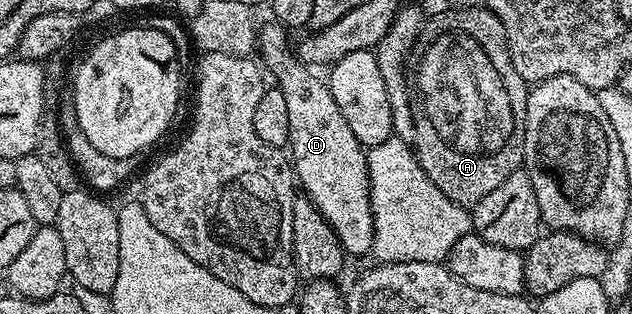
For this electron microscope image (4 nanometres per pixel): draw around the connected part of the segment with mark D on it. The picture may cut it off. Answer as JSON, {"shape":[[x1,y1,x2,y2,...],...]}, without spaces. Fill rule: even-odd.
{"shape":[[278,23,264,24,259,30,257,53,263,56,261,65,268,74,275,76,274,84,285,95,289,111,289,160,295,170,298,184,308,201,317,207,317,211,327,220,329,227,337,235,344,254,359,257,370,254,375,228,371,214,371,192,369,191,369,167,367,166,367,149,359,142,357,135,345,123,341,107,333,99,328,82,318,81,312,70,300,61,294,52,287,50,288,30]]}

